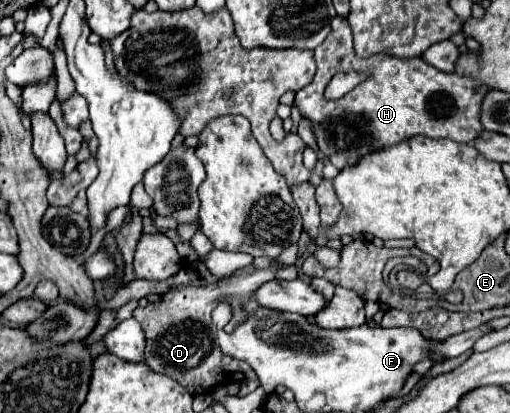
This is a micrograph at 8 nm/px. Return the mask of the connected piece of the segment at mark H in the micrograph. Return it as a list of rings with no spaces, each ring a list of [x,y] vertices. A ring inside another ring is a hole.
[[[336,16],[332,20],[332,32],[314,50],[314,60],[316,60],[316,66],[318,66],[316,76],[308,86],[304,86],[302,90],[296,92],[296,104],[302,112],[302,116],[306,116],[314,124],[314,132],[316,132],[316,140],[318,140],[320,150],[332,160],[332,164],[338,170],[356,162],[358,158],[362,158],[364,154],[368,154],[372,150],[392,146],[392,144],[408,140],[416,134],[422,134],[422,136],[428,136],[428,138],[448,138],[448,140],[454,140],[454,142],[460,142],[460,144],[468,144],[484,130],[480,126],[478,112],[480,112],[480,98],[484,98],[484,94],[488,92],[486,86],[482,86],[480,82],[466,78],[466,76],[440,72],[434,66],[426,64],[418,56],[416,58],[396,58],[392,54],[380,52],[380,54],[374,54],[370,58],[358,58],[354,54],[354,48],[352,48],[350,24],[342,16]],[[338,72],[358,72],[358,74],[366,74],[368,78],[362,80],[352,92],[344,94],[342,98],[326,100],[324,88],[330,82],[330,78]]]

